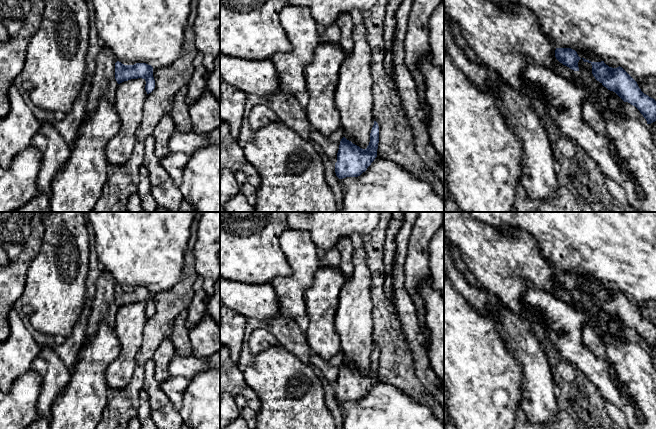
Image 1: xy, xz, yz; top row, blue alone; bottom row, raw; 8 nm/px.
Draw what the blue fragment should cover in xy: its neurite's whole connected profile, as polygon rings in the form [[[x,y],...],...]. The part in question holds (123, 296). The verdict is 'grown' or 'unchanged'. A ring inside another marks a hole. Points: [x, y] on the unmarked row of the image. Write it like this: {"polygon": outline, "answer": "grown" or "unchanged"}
{"polygon": [[[117,285],[115,287],[115,303],[118,308],[131,303],[142,302],[146,305],[145,314],[147,318],[155,312],[153,301],[153,291],[146,287],[136,287],[134,289],[124,289]]], "answer": "unchanged"}

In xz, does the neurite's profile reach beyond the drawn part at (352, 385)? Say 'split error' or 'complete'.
complete

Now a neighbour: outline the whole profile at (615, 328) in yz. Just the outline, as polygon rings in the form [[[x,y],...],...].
[[[609,315],[609,321],[607,323],[607,333],[611,337],[626,337],[624,332],[624,325],[613,315]]]

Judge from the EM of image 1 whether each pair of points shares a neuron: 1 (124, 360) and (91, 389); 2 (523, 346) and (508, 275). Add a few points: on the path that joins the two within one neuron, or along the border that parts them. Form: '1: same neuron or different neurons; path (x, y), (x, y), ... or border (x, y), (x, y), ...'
1: different neurons; border (117, 355), (106, 370), (106, 383), (108, 387)
2: different neurons; border (497, 298), (508, 308), (525, 315), (532, 322)

